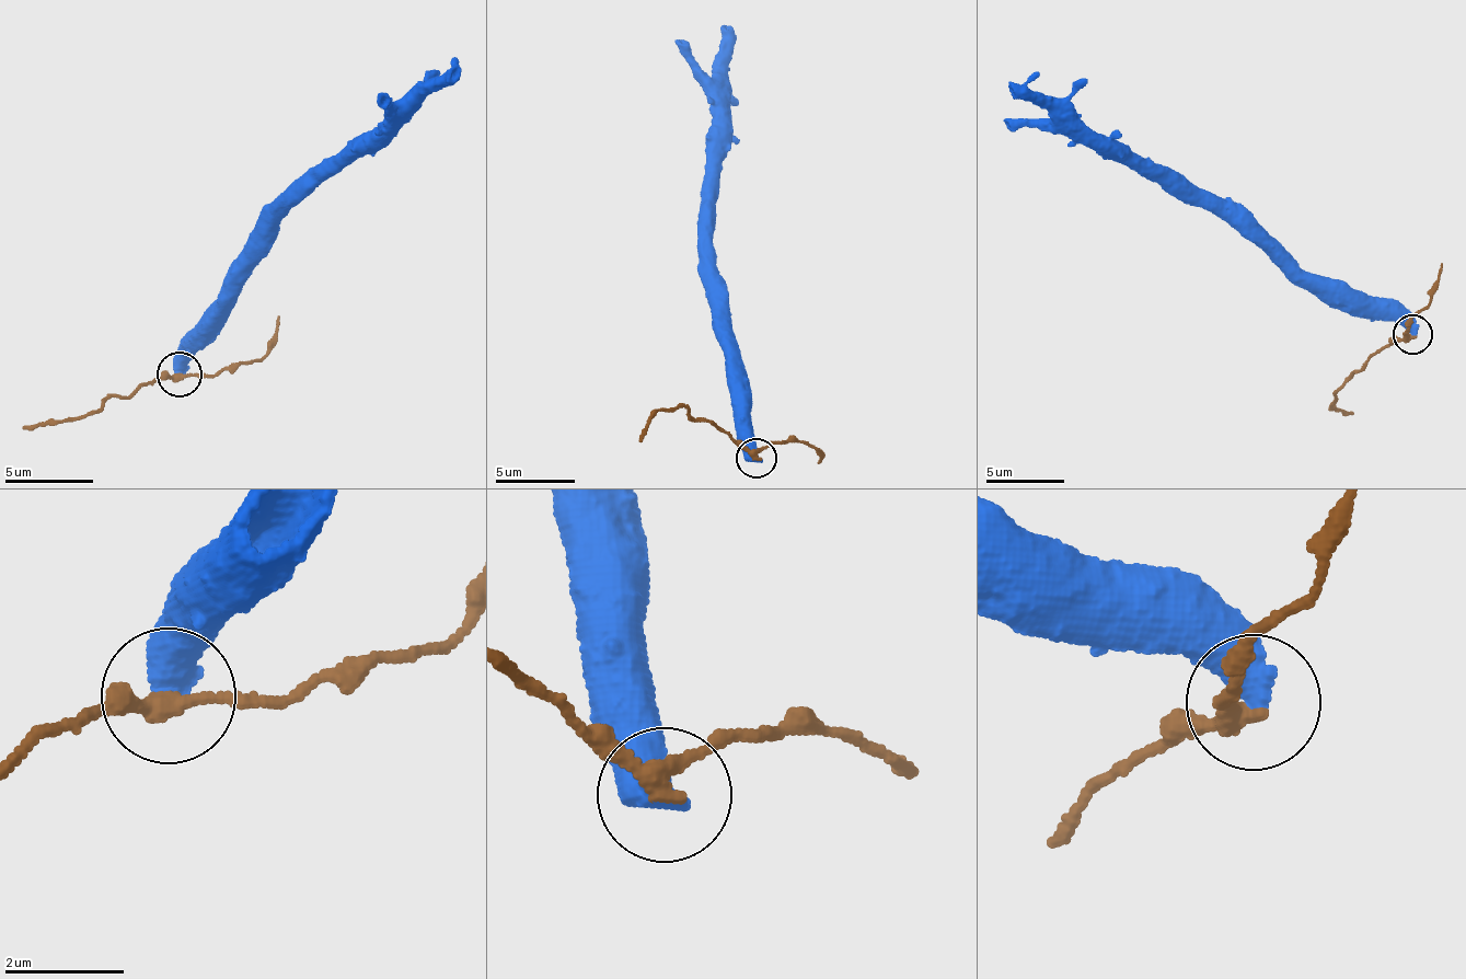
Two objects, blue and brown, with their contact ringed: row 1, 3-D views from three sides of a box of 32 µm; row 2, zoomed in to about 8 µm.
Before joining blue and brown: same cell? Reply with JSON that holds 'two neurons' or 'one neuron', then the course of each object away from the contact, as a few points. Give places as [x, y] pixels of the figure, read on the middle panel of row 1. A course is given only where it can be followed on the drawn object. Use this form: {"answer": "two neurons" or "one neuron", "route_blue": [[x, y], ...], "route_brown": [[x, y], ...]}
{"answer": "two neurons", "route_blue": [[758, 459], [752, 445], [748, 380], [712, 258], [705, 206], [715, 166], [711, 84], [724, 41], [730, 55]], "route_brown": [[758, 459], [714, 425], [692, 422], [678, 405], [659, 411], [639, 440]]}

